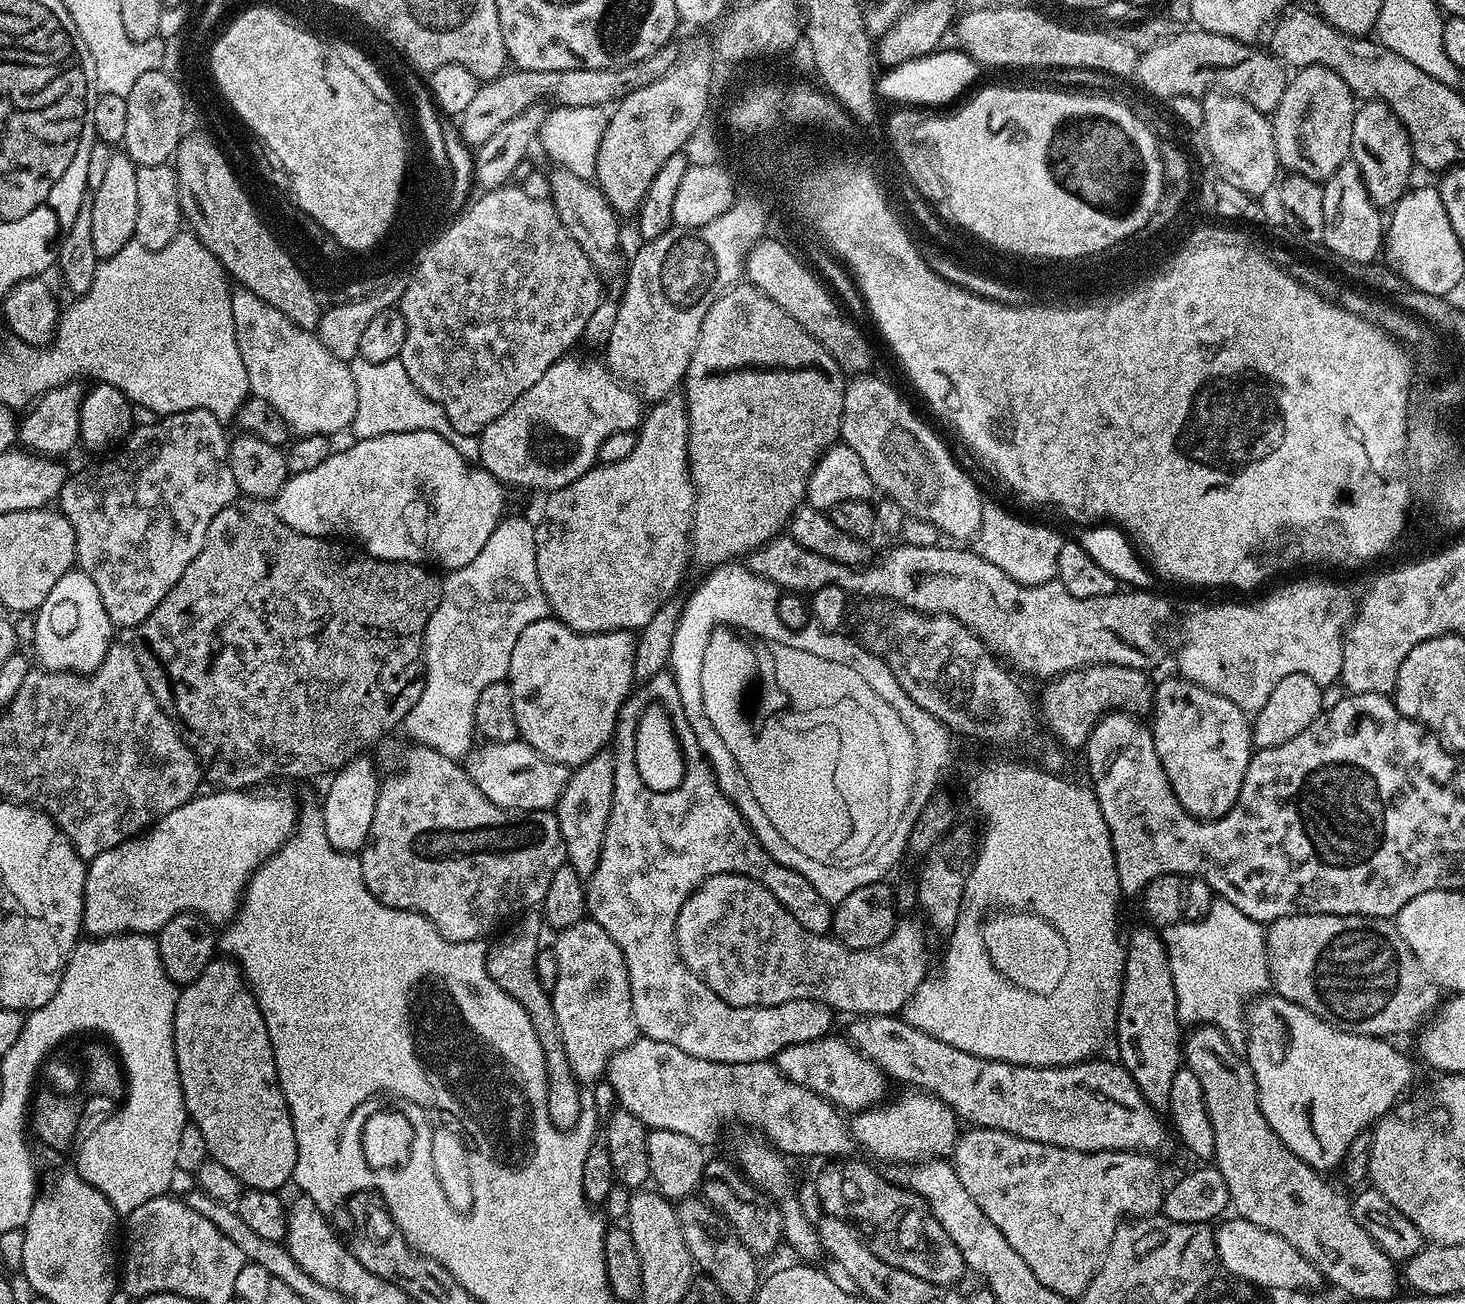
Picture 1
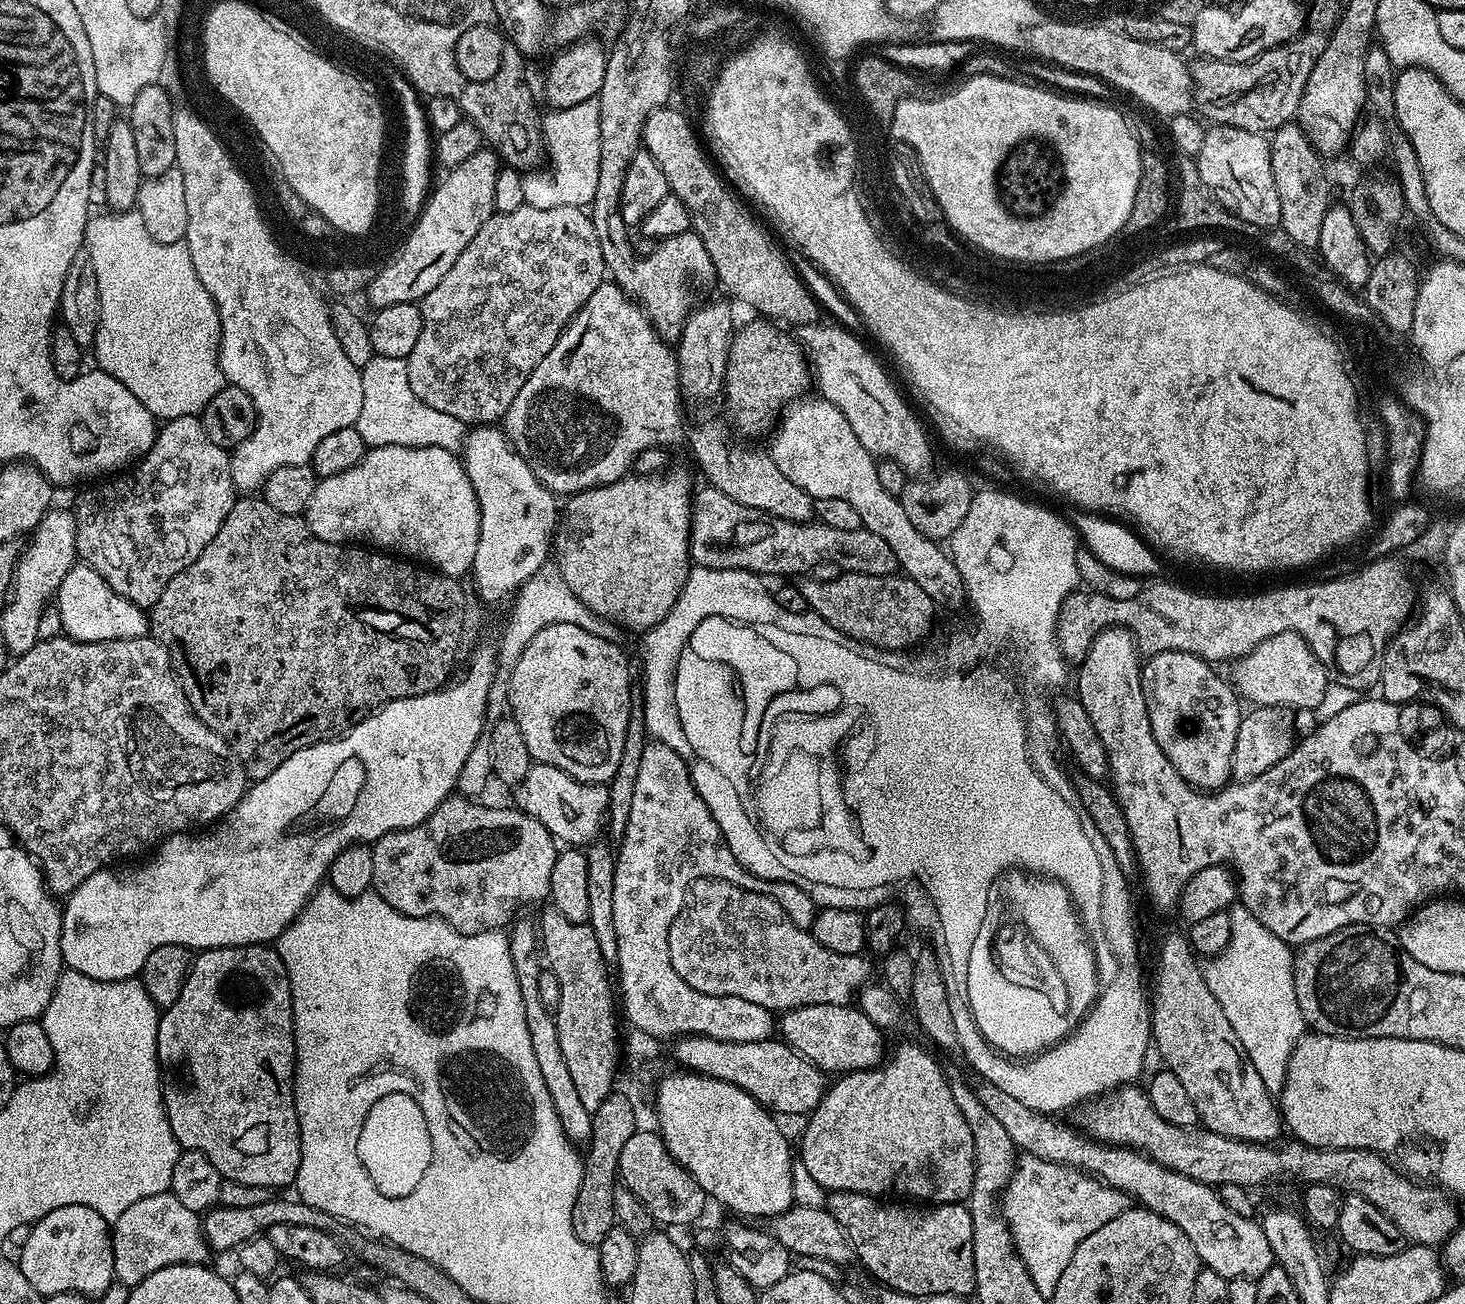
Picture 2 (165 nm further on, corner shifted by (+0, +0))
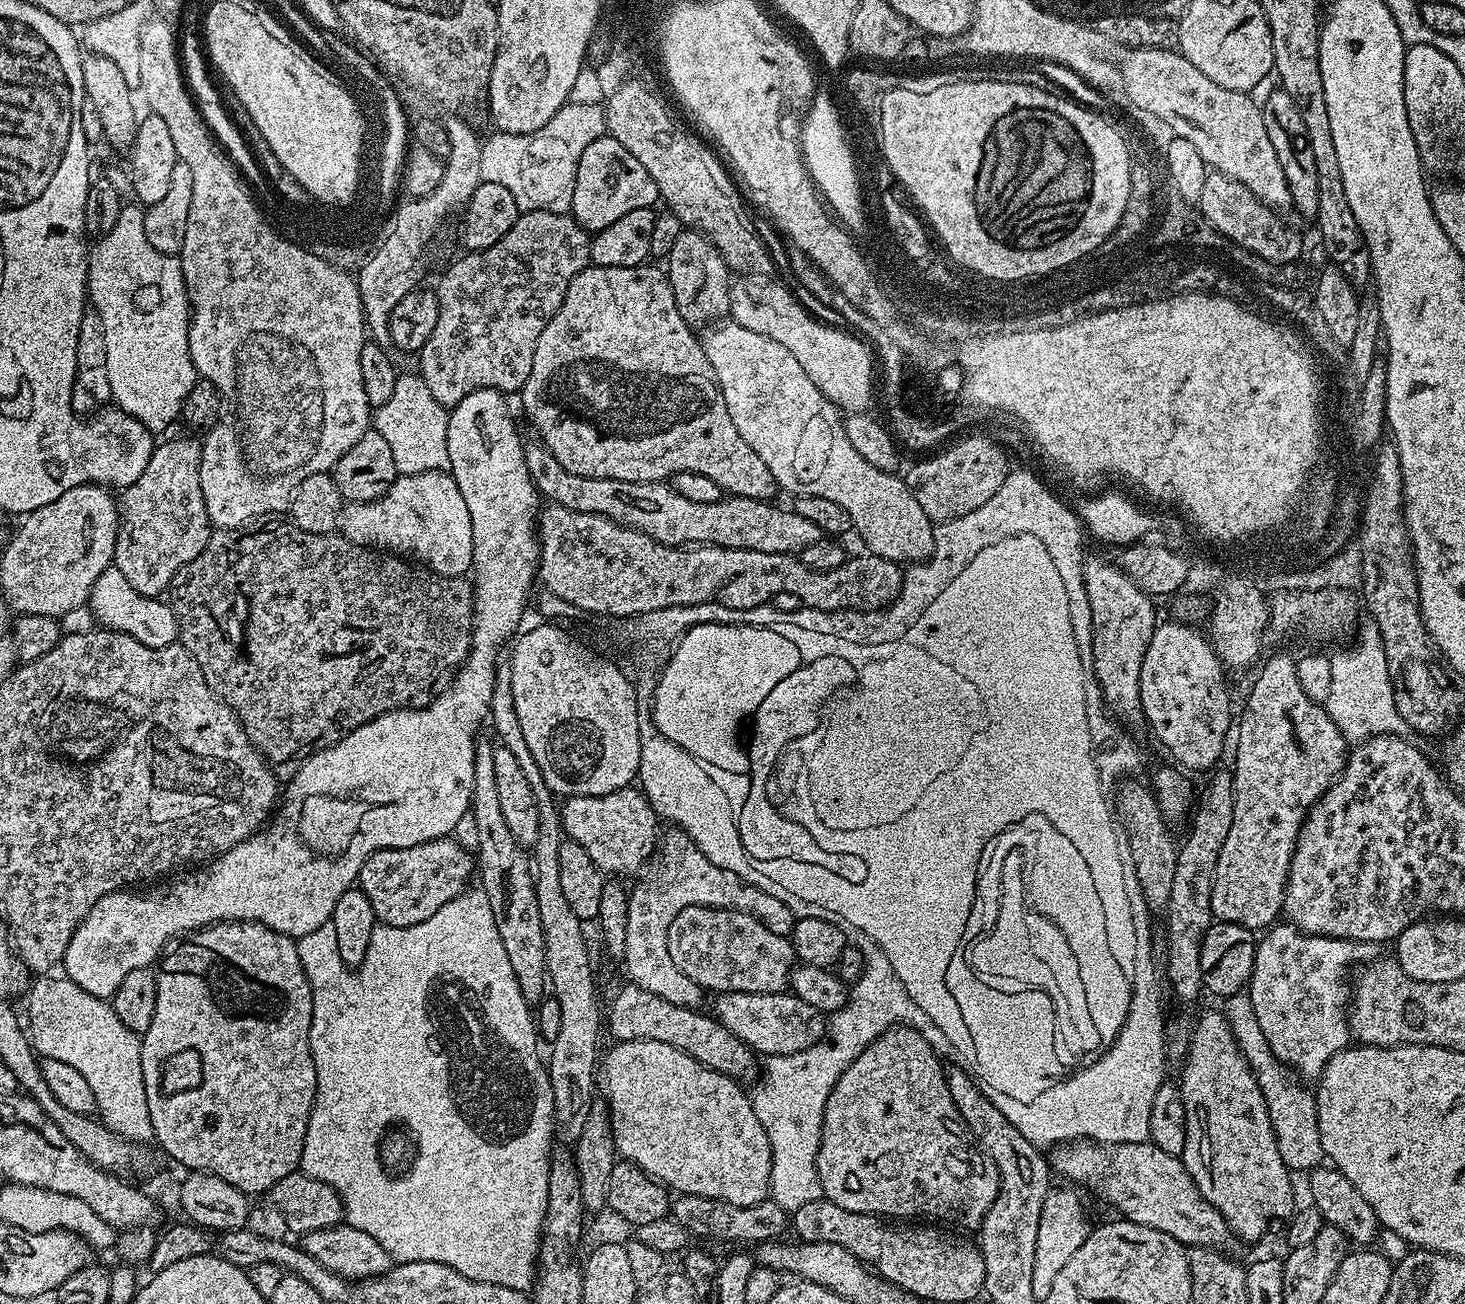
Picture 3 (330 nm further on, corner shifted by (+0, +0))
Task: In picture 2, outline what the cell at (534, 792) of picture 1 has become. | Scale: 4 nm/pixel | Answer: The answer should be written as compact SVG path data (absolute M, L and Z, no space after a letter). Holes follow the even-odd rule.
M533 763L526 778L522 778L522 782L515 785L514 792L516 792L515 807L527 816L532 816L538 822L542 822L542 826L546 826L548 833L561 845L587 846L599 837L596 836L599 832L601 835L602 829L605 827L608 815L607 787L603 784L584 784L581 780L574 779L570 774L558 770L558 766Z

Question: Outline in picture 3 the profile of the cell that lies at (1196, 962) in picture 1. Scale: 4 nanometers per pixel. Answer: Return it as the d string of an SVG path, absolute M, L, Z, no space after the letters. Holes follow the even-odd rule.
M1246 994L1227 997L1226 1015L1234 1038L1246 1058L1252 1071L1256 1073L1256 1081L1262 1090L1262 1098L1266 1098L1268 1119L1266 1123L1274 1130L1274 1138L1278 1142L1278 1154L1282 1154L1282 1162L1289 1173L1307 1174L1313 1168L1321 1167L1326 1157L1322 1150L1322 1138L1318 1134L1318 1110L1316 1097L1311 1091L1303 1088L1295 1072L1283 1064L1270 1050L1266 1042L1266 1034L1258 1026L1258 1018L1254 1018L1254 1006Z

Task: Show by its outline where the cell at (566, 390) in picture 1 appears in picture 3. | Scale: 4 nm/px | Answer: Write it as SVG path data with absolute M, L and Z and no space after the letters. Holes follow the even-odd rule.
M651 263L638 264L634 268L626 266L606 266L597 268L589 266L583 268L570 282L566 298L562 306L546 322L546 330L538 337L538 346L534 346L534 362L530 366L530 378L526 378L522 389L524 396L524 412L528 415L530 423L536 427L539 443L544 444L554 458L570 474L578 474L586 478L610 478L618 482L646 482L654 484L667 481L679 472L693 472L706 474L725 494L745 496L751 500L771 501L772 495L778 492L778 485L774 474L766 467L766 462L746 446L746 438L738 434L738 426L730 418L730 410L726 410L726 402L722 398L722 390L716 381L714 366L710 366L710 358L706 358L704 345L699 335L695 336L693 325L688 324L678 314L678 306L674 302L674 290L670 286L667 275L656 268L651 268Z

